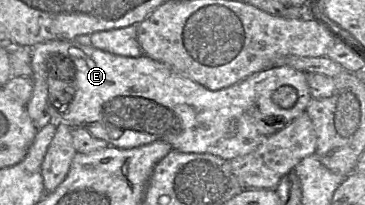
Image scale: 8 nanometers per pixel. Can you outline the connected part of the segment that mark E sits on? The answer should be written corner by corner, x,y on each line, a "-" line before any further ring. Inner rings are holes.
51,40
35,45
31,52
31,65
32,77
41,77
47,84
50,123
84,128
109,146
124,149
161,140
169,143
172,150
210,153
232,160
254,151
266,137
288,126
306,111
312,100
307,73
286,65
266,68
219,90
210,90
144,54
138,57
120,56
75,40
-
282,86
291,86
296,90
296,102
289,109
279,107
272,100
273,92

